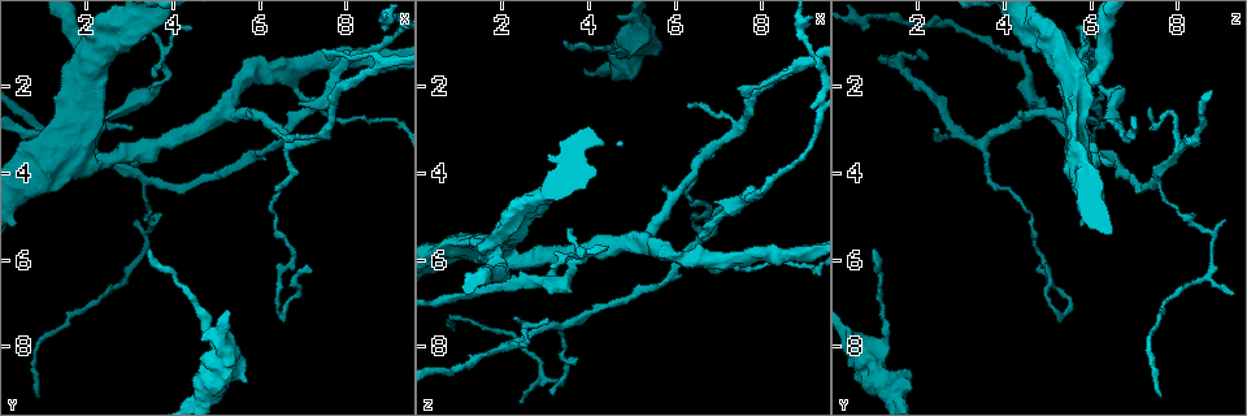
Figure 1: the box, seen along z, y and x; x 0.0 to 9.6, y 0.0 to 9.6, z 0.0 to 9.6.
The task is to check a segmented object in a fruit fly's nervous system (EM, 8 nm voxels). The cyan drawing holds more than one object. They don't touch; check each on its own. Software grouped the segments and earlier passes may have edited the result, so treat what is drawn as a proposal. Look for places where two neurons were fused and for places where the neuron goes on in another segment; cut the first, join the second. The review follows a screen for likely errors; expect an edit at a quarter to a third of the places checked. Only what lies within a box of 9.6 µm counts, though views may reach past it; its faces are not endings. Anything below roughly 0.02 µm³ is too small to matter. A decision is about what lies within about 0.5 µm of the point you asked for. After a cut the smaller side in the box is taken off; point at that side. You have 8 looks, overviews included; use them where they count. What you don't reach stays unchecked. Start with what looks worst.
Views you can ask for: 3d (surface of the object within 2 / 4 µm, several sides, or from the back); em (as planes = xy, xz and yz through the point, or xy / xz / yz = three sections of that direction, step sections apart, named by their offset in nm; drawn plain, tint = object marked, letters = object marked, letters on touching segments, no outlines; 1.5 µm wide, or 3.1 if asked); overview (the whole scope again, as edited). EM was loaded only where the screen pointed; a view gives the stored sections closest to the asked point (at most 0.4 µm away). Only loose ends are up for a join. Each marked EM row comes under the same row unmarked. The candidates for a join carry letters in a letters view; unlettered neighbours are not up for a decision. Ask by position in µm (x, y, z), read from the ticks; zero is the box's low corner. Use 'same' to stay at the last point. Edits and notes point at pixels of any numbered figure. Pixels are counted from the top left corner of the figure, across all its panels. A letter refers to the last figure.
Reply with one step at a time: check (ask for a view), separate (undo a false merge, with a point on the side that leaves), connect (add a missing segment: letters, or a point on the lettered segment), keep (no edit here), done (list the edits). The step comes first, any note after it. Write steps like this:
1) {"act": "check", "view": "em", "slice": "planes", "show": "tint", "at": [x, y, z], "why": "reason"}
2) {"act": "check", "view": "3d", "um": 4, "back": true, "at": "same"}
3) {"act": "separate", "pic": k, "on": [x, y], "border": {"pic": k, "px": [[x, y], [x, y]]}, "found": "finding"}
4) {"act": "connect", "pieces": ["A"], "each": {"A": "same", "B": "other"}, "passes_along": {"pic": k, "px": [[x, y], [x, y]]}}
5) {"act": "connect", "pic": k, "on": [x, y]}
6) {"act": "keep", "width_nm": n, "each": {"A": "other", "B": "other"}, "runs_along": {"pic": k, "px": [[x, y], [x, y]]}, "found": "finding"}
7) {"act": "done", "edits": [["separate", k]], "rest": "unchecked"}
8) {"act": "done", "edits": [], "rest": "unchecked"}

{"act": "check", "view": "3d", "um": 4, "at": [3.45, 5.80, 1.00], "why": "an open end"}

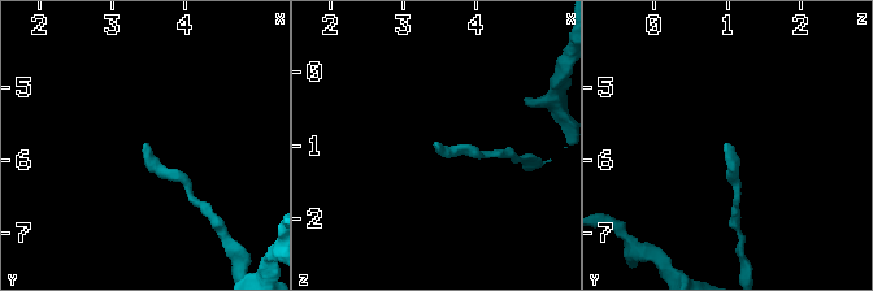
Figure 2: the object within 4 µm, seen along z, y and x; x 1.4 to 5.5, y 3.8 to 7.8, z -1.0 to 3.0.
{"act": "check", "view": "em", "slice": "planes", "show": "letters", "at": [3.45, 5.80, 0.95], "why": "now the EM"}

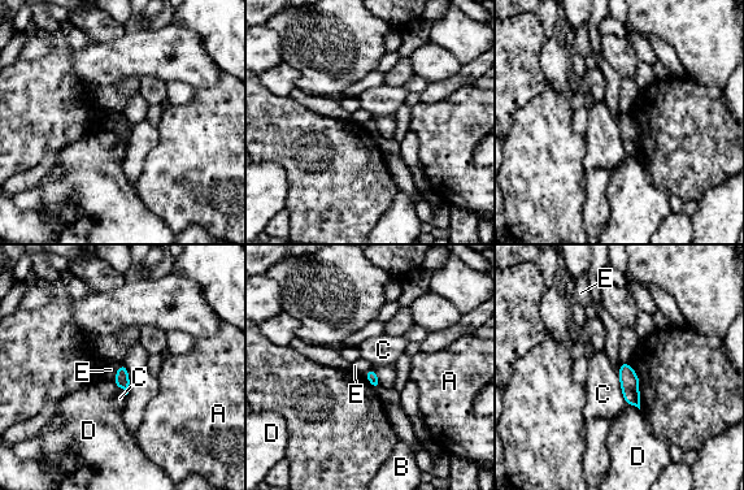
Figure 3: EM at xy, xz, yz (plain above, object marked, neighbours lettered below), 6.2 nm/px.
{"act": "keep", "longest_contact_nm": ["C", 180], "each": {"A": "other", "B": "other", "C": "other", "D": "other", "E": "other"}, "border": {"pic": 3, "px": [[121, 363], [113, 381]]}, "found": "none of them fits"}

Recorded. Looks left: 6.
{"act": "check", "view": "3d", "um": 4, "at": [5.70, 8.80, 1.15], "why": "free end"}

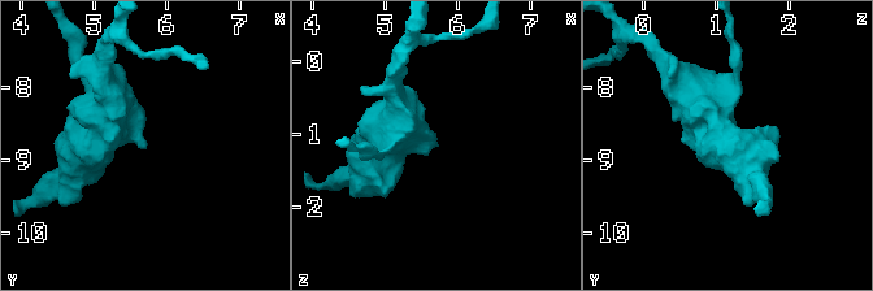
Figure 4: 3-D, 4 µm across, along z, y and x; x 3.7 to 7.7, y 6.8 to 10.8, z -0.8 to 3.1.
{"act": "check", "view": "em", "slice": "planes", "show": "letters", "at": [5.70, 8.85, 1.15], "why": "shape alone is not enough"}

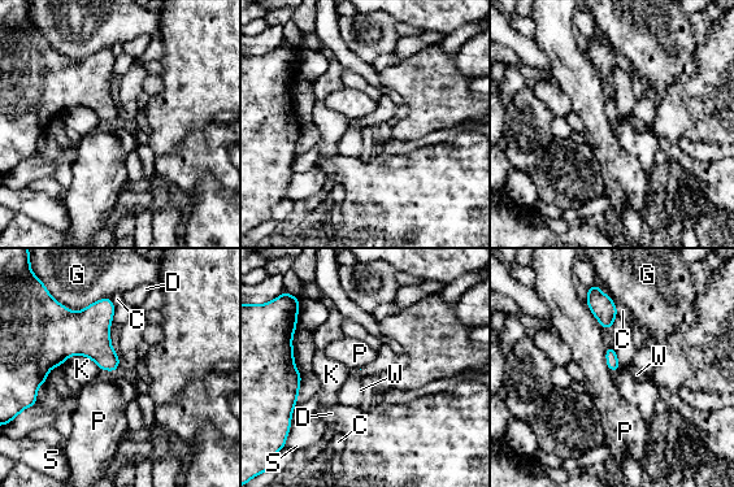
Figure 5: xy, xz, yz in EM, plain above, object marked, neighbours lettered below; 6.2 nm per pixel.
{"act": "keep", "each": {"C": "other", "D": "other", "G": "other", "K": "other", "P": "other", "S": "other", "W": "other"}, "border": {"pic": 5, "px": [[606, 347], [606, 364], [609, 372]]}, "found": "none of them fits"}

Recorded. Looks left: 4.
{"act": "check", "view": "3d", "um": 2, "at": [0.90, 9.15, 7.60], "why": "tapers out"}

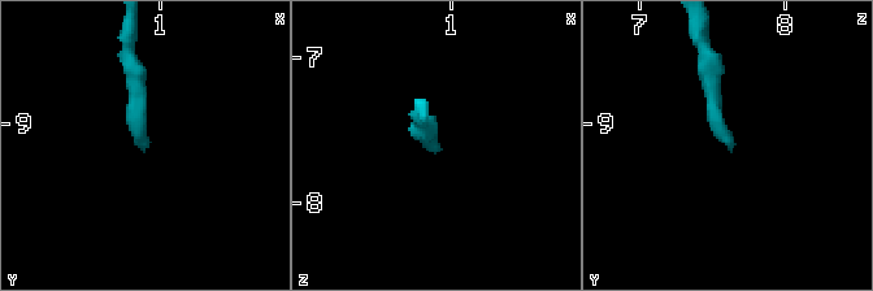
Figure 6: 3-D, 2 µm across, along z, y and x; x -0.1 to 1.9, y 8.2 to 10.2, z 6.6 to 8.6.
{"act": "check", "view": "em", "slice": "planes", "show": "letters", "at": [0.88, 9.16, 7.66]}

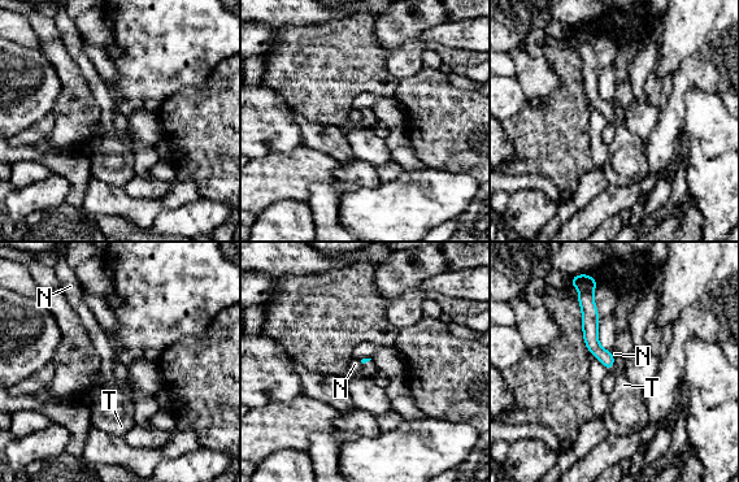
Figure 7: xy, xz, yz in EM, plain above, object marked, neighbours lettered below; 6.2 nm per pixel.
{"act": "connect", "pieces": ["T"], "longest_contact_nm": ["T", 50], "each": {"N": "other", "T": "same"}, "found": "it goes on there"}

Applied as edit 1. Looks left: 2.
{"act": "done", "edits": [["connect", 7]], "rest": "unchecked"}

